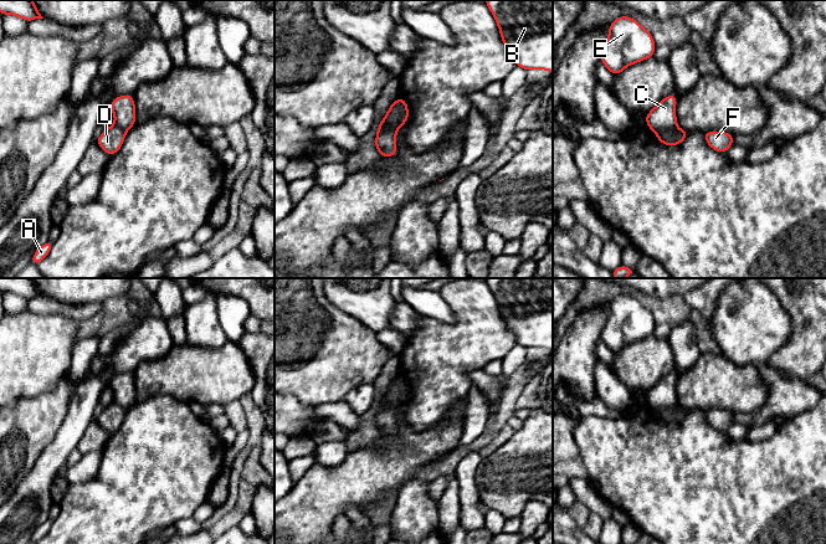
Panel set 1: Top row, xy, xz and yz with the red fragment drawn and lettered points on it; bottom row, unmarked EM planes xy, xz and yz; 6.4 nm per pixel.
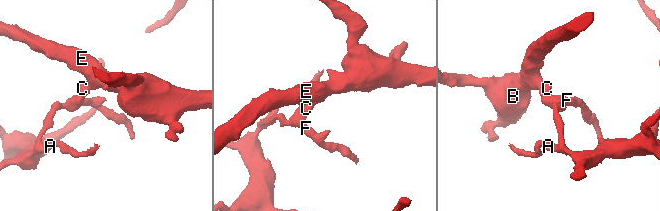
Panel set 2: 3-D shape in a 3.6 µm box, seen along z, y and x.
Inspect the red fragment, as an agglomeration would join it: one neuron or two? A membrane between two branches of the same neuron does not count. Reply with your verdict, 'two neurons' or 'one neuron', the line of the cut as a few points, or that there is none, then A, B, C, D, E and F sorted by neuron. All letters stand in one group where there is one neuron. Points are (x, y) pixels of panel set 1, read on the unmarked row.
two neurons; cut in xz along (395, 379), (403, 403); A D F / B C E

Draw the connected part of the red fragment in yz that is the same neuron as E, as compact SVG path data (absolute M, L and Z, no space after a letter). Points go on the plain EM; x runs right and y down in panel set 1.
M620 294L609 304L609 314L600 339L614 353L655 334L652 313L633 296Z

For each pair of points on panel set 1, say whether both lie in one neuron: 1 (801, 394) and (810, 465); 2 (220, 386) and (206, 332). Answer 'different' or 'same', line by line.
1: different
2: different

